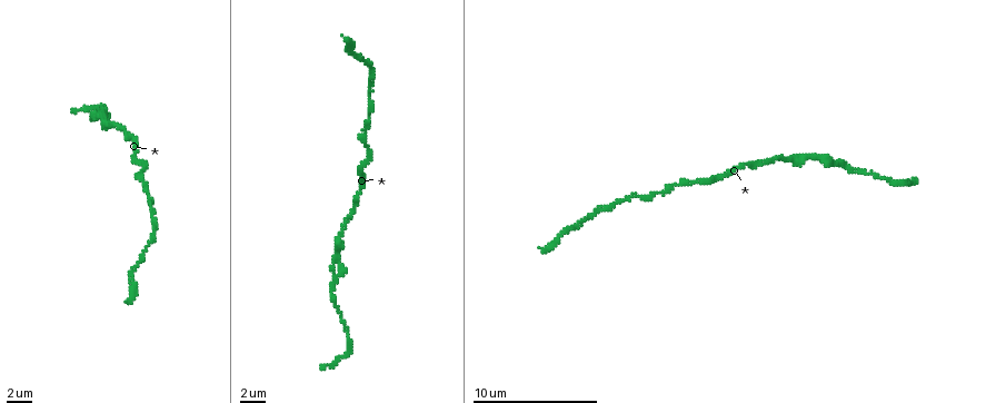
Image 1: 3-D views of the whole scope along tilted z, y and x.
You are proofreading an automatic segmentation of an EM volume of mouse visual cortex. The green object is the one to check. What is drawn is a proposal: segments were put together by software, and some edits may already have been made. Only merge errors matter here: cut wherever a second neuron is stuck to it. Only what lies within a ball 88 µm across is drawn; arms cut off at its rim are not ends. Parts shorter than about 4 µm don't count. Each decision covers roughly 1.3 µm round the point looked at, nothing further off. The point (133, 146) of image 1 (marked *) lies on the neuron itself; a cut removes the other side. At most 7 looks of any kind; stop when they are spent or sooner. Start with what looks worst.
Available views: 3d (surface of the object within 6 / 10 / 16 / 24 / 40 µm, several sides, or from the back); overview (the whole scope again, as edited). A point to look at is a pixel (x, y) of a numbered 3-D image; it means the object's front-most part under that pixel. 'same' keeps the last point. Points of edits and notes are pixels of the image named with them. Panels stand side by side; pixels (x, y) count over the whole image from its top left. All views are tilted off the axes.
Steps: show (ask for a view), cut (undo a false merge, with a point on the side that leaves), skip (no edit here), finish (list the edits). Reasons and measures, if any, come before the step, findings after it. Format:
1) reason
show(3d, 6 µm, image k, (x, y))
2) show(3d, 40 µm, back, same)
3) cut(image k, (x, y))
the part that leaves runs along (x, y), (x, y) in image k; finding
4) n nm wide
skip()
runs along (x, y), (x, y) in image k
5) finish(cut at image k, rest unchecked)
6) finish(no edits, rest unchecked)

thin neck
show(3d, 6 µm, image 1, (142, 169))

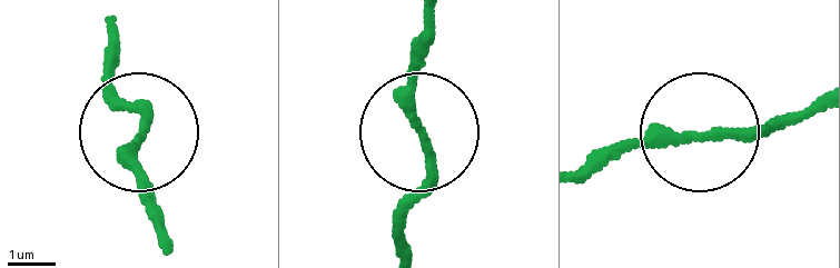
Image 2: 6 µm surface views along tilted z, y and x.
from behind
show(3d, 6 µm, back, image 2, (141, 137))

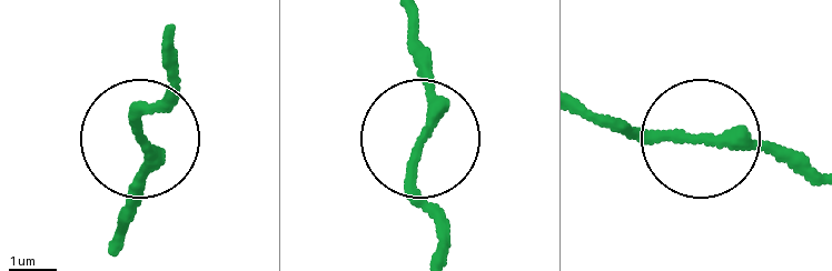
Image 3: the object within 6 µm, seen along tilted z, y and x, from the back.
skip()
runs along (443, 251), (441, 214), (415, 174), (425, 53) in image 3; one neuron here

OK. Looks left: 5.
thick turns thin
show(3d, 6 µm, image 1, (331, 299))

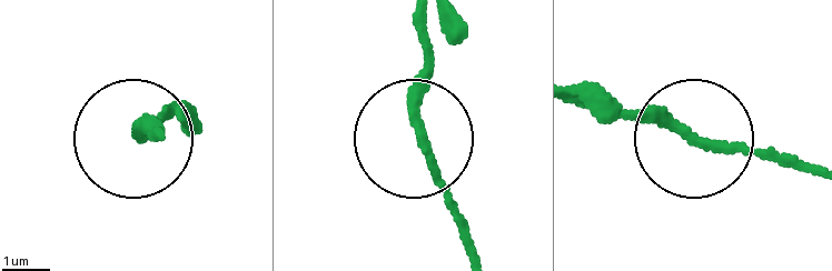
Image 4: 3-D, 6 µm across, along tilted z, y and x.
skip()
runs along (422, 22), (414, 128), (464, 242) in image 4; all the same neuron

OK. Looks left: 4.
sudden change in width
show(3d, 6 µm, image 1, (112, 123))

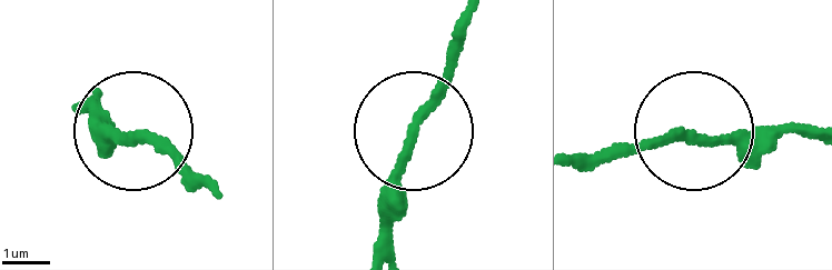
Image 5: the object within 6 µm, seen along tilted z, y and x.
skip()
runs along (577, 154), (814, 122) in image 5; one neuron here

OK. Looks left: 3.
finish(no edits, rest unchecked)

